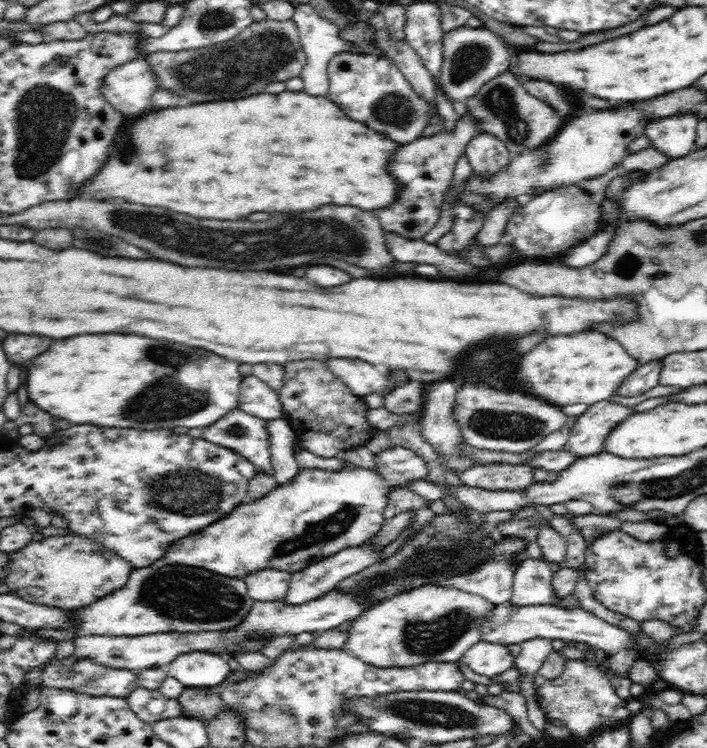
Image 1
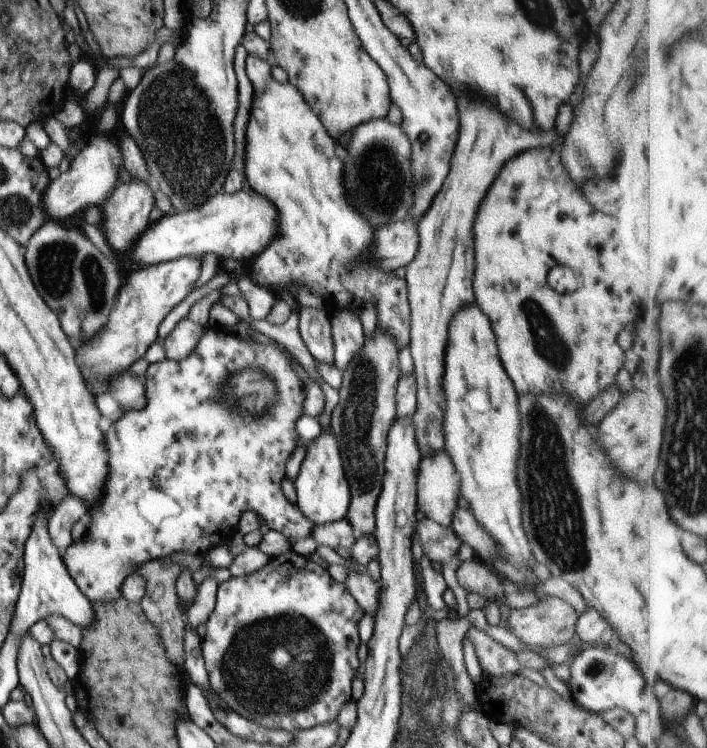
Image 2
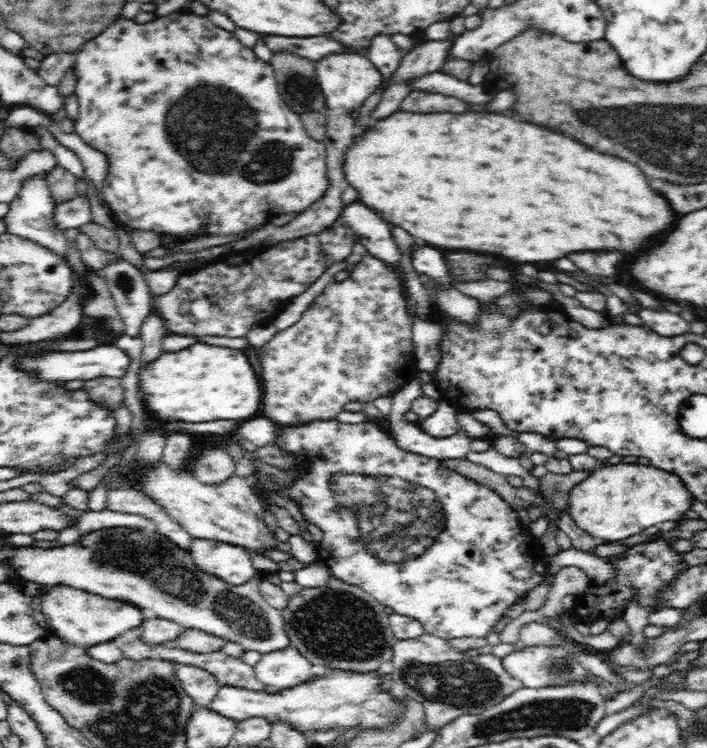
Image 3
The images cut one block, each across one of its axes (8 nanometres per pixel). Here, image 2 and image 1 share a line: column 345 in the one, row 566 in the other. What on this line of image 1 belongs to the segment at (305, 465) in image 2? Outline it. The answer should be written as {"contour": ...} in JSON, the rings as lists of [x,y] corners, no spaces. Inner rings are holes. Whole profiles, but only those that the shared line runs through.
{"contour":[[[508,536],[492,550],[492,558],[486,564],[482,564],[476,572],[452,576],[433,584],[448,585],[478,594],[495,605],[508,603],[512,598],[513,576],[518,568],[518,564],[513,564],[513,556],[520,549],[526,549],[525,544],[522,538]]]}

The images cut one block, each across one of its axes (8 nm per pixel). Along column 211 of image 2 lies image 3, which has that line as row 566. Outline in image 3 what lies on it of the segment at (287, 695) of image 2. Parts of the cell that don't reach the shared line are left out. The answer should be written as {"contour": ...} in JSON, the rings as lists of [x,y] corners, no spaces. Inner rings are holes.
{"contour":[[[658,533],[647,541],[626,547],[620,554],[604,557],[605,562],[611,566],[613,575],[602,584],[593,582],[590,577],[589,585],[576,595],[570,608],[573,619],[587,625],[594,624],[597,620],[611,622],[623,618],[624,611],[632,600],[636,600],[650,613],[669,608],[662,603],[662,590],[674,586],[676,580],[691,567],[682,559],[682,553],[672,548],[672,544],[672,538],[666,539]]]}

